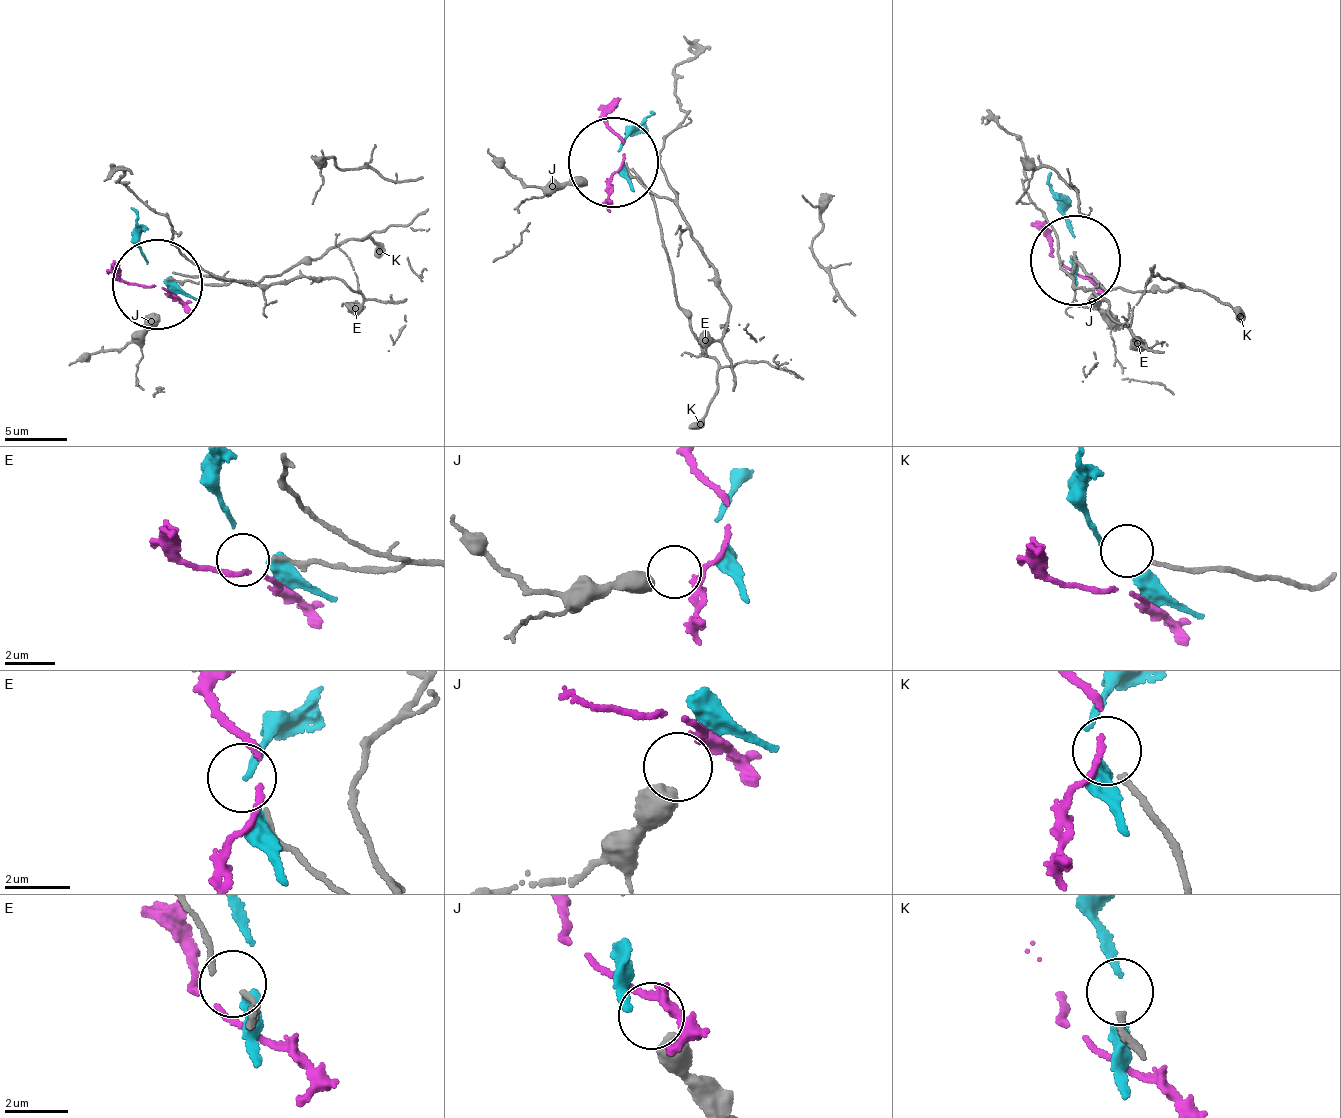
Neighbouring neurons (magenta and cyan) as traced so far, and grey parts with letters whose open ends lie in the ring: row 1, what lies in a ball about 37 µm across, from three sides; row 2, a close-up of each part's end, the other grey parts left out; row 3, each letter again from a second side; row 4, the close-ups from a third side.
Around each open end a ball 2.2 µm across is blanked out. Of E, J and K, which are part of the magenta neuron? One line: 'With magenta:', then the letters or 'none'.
With magenta: none

